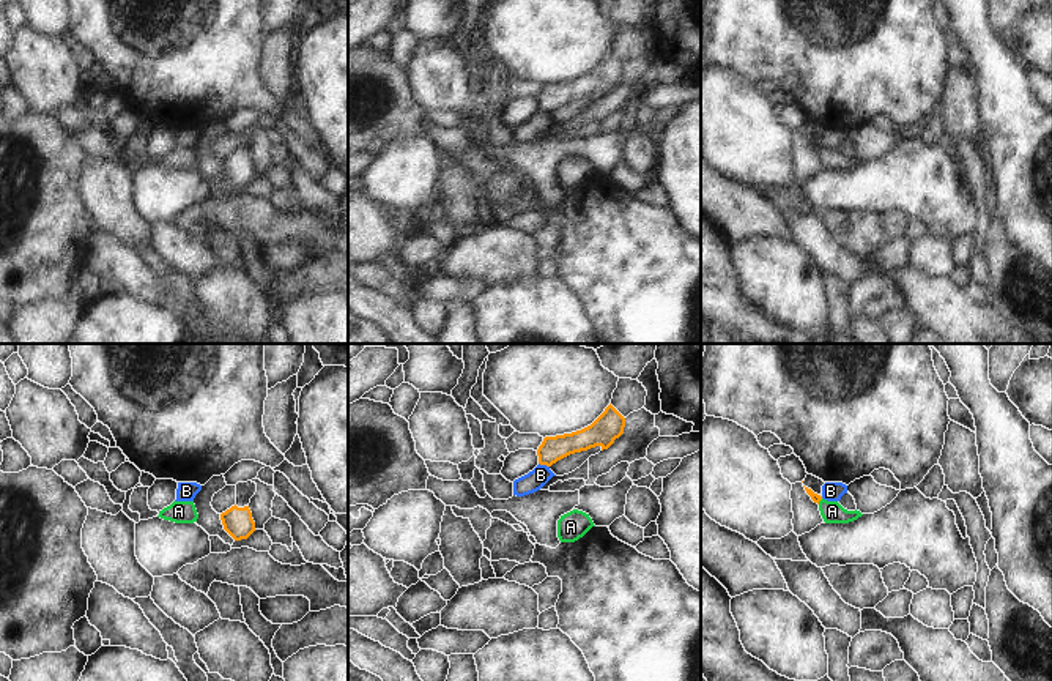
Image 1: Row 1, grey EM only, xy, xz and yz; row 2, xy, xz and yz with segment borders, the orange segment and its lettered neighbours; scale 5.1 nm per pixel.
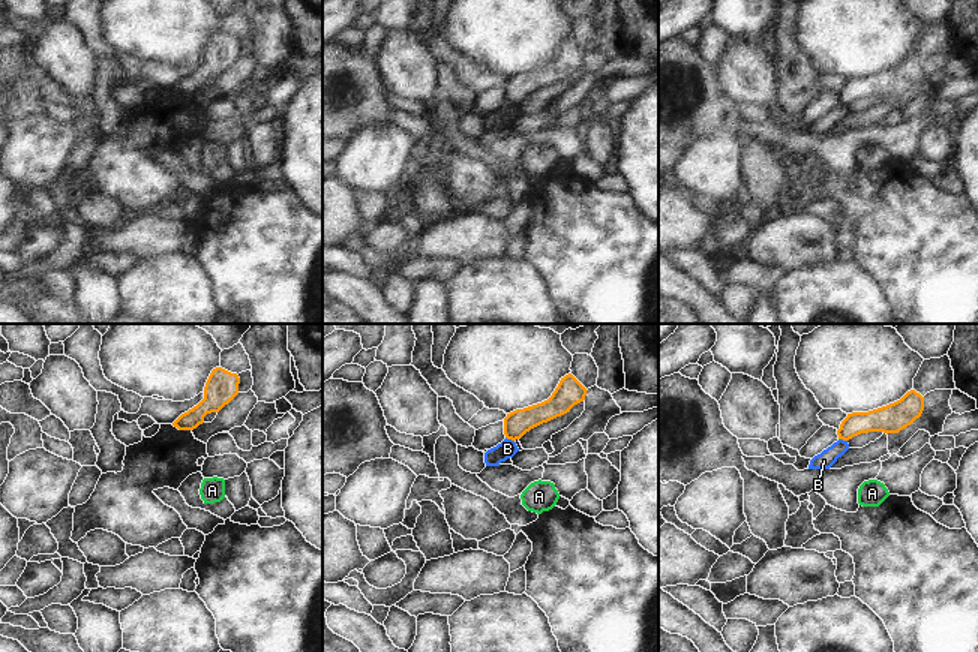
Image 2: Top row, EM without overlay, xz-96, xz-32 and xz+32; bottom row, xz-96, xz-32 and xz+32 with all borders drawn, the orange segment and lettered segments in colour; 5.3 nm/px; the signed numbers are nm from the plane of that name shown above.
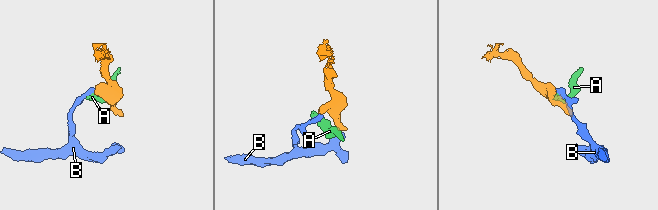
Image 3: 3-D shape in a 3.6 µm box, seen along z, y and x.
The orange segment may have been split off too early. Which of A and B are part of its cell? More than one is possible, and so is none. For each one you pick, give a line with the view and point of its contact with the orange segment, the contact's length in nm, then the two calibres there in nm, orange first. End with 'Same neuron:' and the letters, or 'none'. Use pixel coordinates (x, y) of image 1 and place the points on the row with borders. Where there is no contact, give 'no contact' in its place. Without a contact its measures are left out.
Same neuron: none

